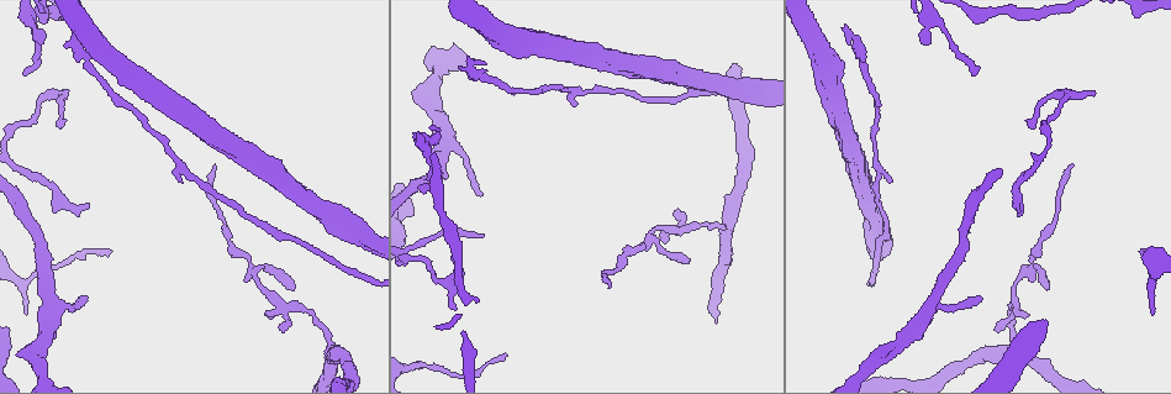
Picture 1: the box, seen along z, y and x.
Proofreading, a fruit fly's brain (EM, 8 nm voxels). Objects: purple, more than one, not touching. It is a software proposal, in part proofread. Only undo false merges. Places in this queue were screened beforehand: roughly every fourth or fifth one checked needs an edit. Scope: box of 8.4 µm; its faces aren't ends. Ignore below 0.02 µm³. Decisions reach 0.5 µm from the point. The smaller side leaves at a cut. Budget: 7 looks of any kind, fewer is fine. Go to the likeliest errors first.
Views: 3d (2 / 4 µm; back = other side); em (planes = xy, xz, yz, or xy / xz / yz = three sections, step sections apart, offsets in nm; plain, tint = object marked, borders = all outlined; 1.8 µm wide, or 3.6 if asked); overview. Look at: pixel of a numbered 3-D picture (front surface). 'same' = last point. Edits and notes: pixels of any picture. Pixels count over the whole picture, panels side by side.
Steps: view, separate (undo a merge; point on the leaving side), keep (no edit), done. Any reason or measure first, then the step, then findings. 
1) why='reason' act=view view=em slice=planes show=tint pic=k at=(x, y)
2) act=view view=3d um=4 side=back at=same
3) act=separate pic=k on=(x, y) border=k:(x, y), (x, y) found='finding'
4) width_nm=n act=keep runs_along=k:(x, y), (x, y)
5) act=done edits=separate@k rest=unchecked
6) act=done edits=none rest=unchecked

why='narrows sharply' act=view view=em um=3.6 slice=planes show=tint pic=1 at=(645, 246)

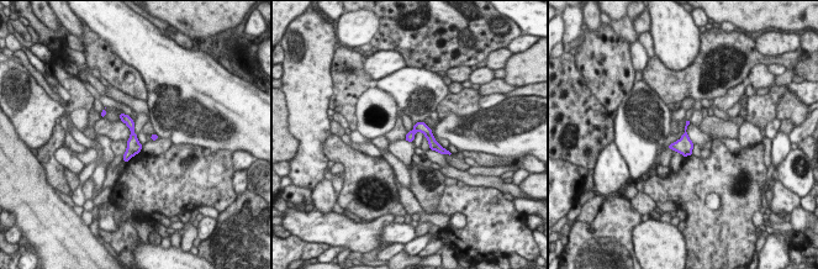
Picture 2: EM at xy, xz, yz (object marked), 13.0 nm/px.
width_nm=130 act=keep runs_along=2:(123, 117), (132, 132), (126, 157) found='continuous, no second cell'

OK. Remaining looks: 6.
why='sudden change in width' act=view view=em slice=yz step=8 show=tint pic=1 at=(1061, 100)

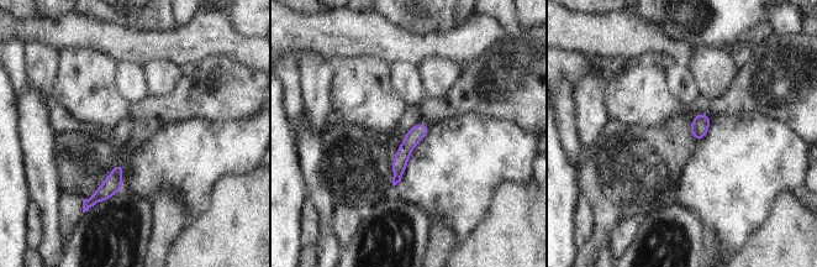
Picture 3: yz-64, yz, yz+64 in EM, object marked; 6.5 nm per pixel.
act=keep runs_along=3:(421, 126), (402, 153), (395, 179) found='one cell here'

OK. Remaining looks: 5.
why='sudden change in width' act=view view=3d um=4 side=back pic=1 at=(418, 368)

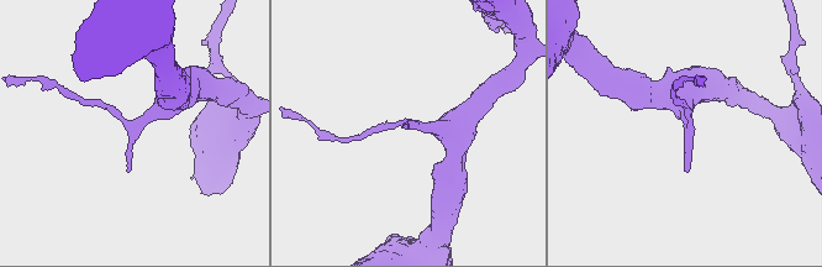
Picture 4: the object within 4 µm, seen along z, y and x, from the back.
why='need the tissue' act=view view=em slice=planes show=plain pic=4 at=(134, 129)

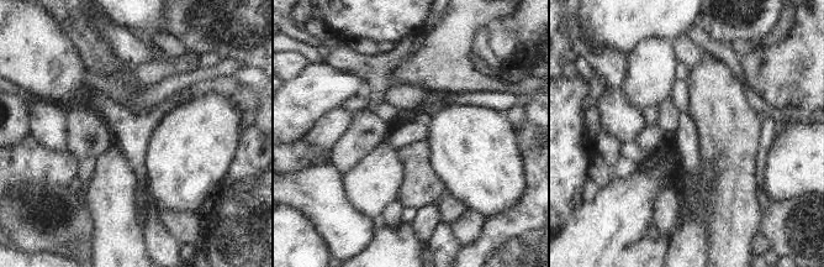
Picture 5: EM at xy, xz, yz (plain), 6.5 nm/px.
why='where the object lies' act=view view=em slice=planes show=tint at=same

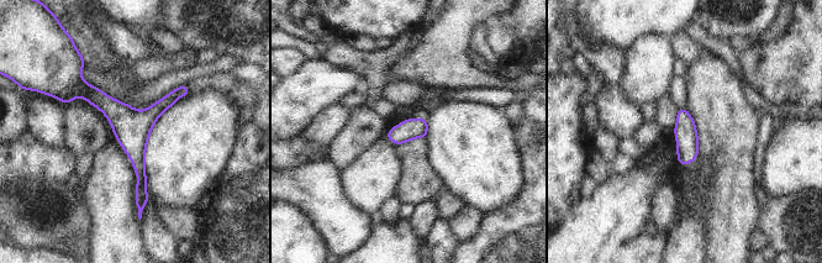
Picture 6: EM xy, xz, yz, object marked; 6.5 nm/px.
width_nm=140 act=keep found='all the same cell'

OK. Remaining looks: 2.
act=done edits=none rest=unchecked

